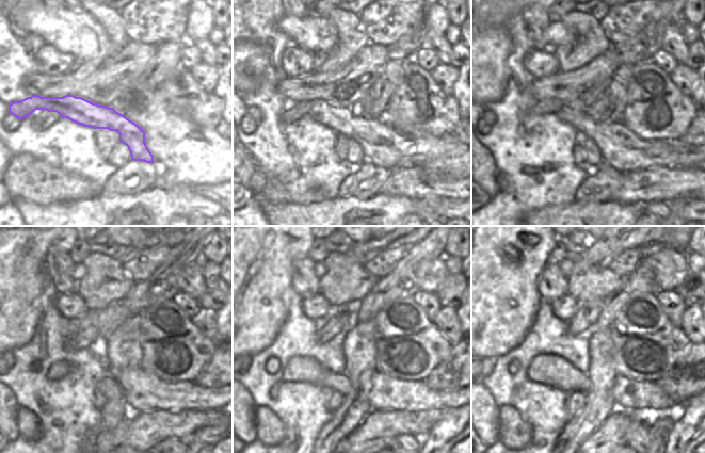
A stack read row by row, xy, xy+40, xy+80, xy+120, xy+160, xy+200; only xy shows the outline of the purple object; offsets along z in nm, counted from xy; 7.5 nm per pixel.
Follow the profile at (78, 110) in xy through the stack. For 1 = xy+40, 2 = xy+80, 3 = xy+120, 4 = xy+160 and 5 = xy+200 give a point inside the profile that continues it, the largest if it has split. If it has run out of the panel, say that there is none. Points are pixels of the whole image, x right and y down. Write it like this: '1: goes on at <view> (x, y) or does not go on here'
1: goes on at xy+40 (382, 146)
2: goes on at xy+80 (621, 148)
3: goes on at xy+120 (143, 391)
4: goes on at xy+160 (387, 393)
5: goes on at xy+200 (629, 394)

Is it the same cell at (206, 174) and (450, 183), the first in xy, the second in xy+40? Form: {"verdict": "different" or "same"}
{"verdict": "different"}

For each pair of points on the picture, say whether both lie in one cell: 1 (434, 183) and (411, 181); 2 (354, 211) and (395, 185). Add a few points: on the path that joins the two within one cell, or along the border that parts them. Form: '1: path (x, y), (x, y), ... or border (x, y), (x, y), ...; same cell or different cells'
1: path (429, 185), (416, 182); same cell
2: border (380, 192), (406, 196), (409, 198); different cells

